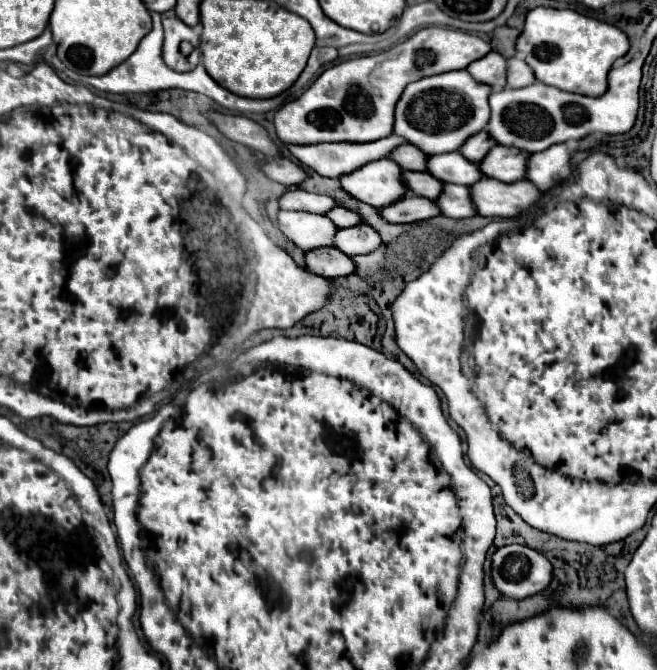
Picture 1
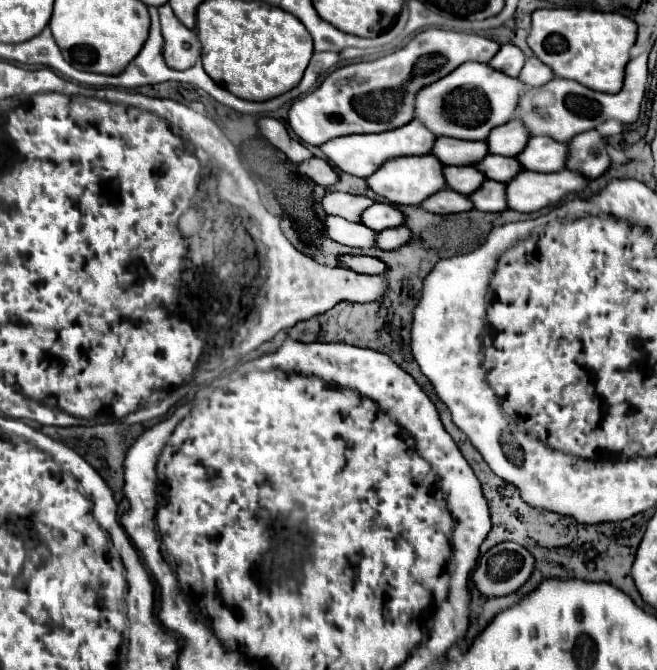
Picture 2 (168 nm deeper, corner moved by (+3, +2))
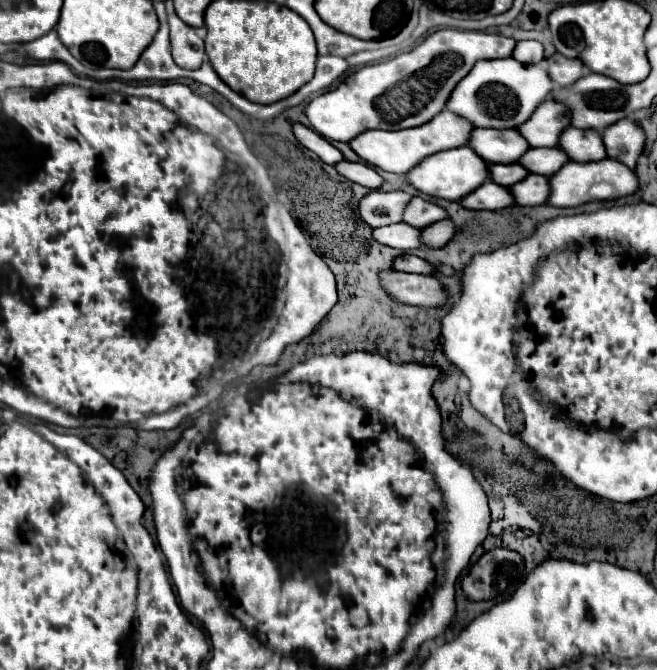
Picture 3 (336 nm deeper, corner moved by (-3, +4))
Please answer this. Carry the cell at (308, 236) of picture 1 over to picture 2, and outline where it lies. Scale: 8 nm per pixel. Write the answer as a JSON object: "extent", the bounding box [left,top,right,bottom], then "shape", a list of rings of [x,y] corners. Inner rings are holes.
{"extent":[324,216,374,248],"shape":[[[326,216],[324,220],[326,226],[326,236],[338,244],[344,246],[354,246],[354,248],[370,248],[374,246],[374,230],[354,224],[348,220],[342,220],[338,216]]]}

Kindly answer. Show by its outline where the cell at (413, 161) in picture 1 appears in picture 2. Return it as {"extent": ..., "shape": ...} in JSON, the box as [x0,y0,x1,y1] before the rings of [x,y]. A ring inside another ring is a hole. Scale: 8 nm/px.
{"extent":[430,136,488,166],"shape":[[[442,136],[434,140],[430,154],[438,156],[438,160],[442,160],[446,166],[466,166],[482,160],[488,154],[488,148],[486,142],[466,142]]]}

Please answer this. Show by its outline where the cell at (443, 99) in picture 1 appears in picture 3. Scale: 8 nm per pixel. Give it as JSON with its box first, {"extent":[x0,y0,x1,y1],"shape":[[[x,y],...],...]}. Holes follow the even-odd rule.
{"extent":[446,58,554,128],"shape":[[[514,58],[480,60],[454,88],[446,108],[468,118],[476,128],[518,128],[532,116],[536,106],[550,96],[552,88],[554,82],[540,64],[520,64]]]}

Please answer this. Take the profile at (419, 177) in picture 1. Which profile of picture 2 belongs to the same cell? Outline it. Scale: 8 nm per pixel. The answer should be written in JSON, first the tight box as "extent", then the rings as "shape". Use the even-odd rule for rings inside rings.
{"extent":[446,166,486,194],"shape":[[[446,166],[446,186],[454,192],[470,194],[486,178],[474,166]]]}

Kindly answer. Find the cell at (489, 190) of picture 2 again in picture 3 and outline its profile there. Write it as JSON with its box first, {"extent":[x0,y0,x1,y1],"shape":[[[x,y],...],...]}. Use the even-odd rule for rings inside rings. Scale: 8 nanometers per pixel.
{"extent":[510,174,550,206],"shape":[[[530,174],[526,180],[518,182],[510,190],[512,190],[512,194],[516,194],[516,202],[520,206],[544,204],[550,196],[550,178],[540,176],[540,174]]]}

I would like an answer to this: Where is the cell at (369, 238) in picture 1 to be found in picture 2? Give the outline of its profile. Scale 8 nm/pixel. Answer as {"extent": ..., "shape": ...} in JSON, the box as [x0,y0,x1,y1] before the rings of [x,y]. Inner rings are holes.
{"extent":[376,226,410,250],"shape":[[[404,226],[376,232],[376,246],[378,246],[380,250],[394,250],[394,248],[402,246],[402,244],[408,242],[408,240],[410,240],[410,230],[404,228]]]}

